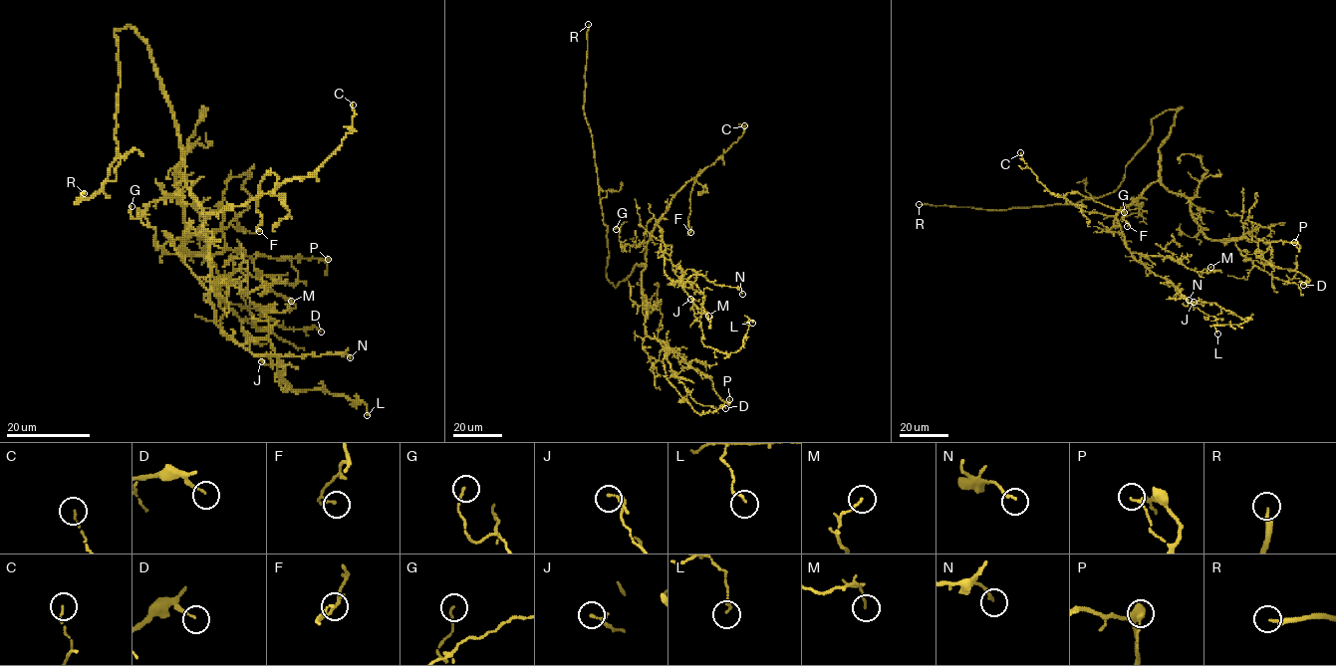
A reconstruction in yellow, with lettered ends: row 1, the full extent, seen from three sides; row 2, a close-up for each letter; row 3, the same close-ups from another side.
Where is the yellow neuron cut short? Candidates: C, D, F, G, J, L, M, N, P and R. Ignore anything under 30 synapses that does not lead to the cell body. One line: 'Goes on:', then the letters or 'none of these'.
Goes on: R

